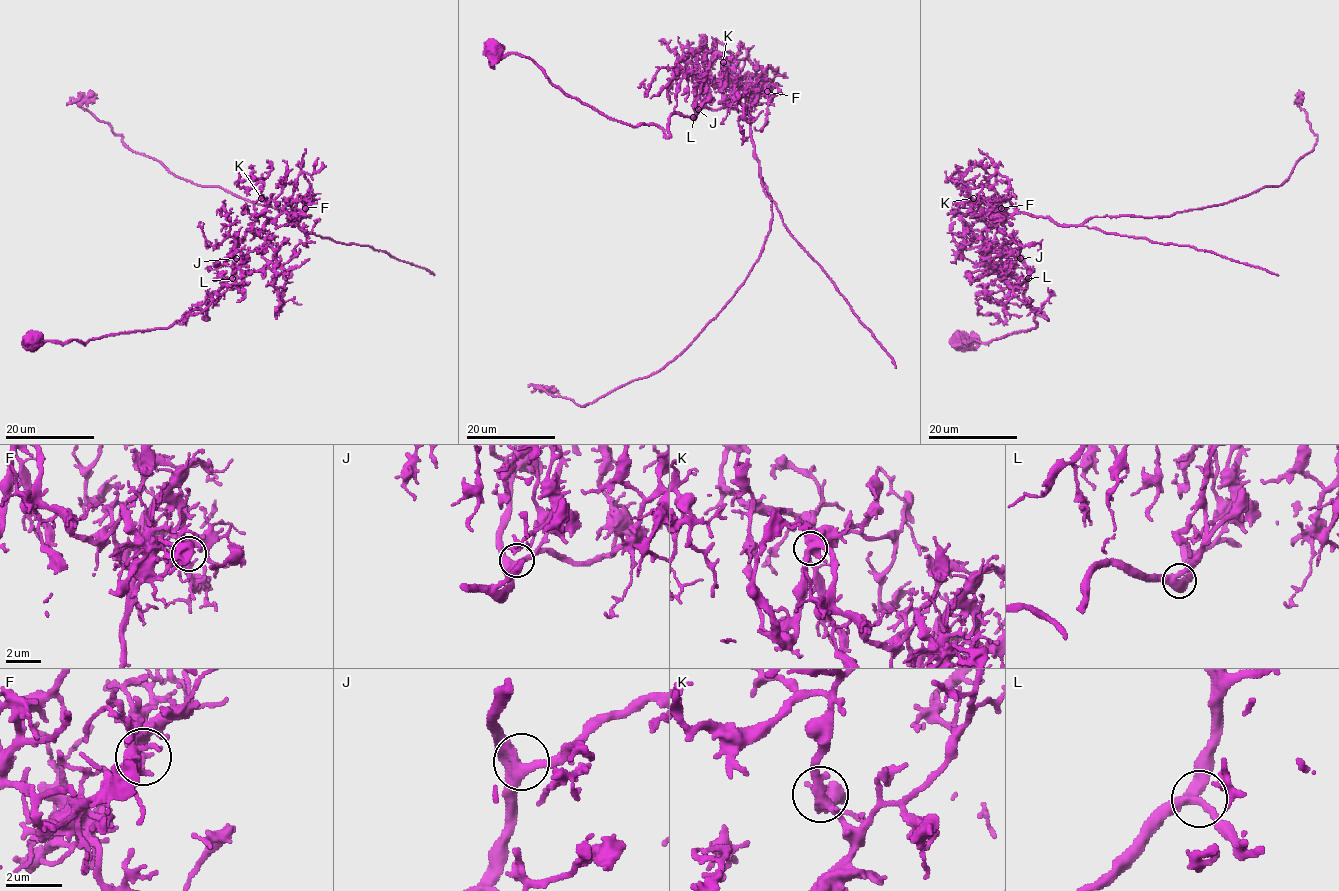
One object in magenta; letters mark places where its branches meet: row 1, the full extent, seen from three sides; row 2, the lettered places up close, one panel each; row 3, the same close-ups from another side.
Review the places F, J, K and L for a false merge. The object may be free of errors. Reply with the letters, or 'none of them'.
F

